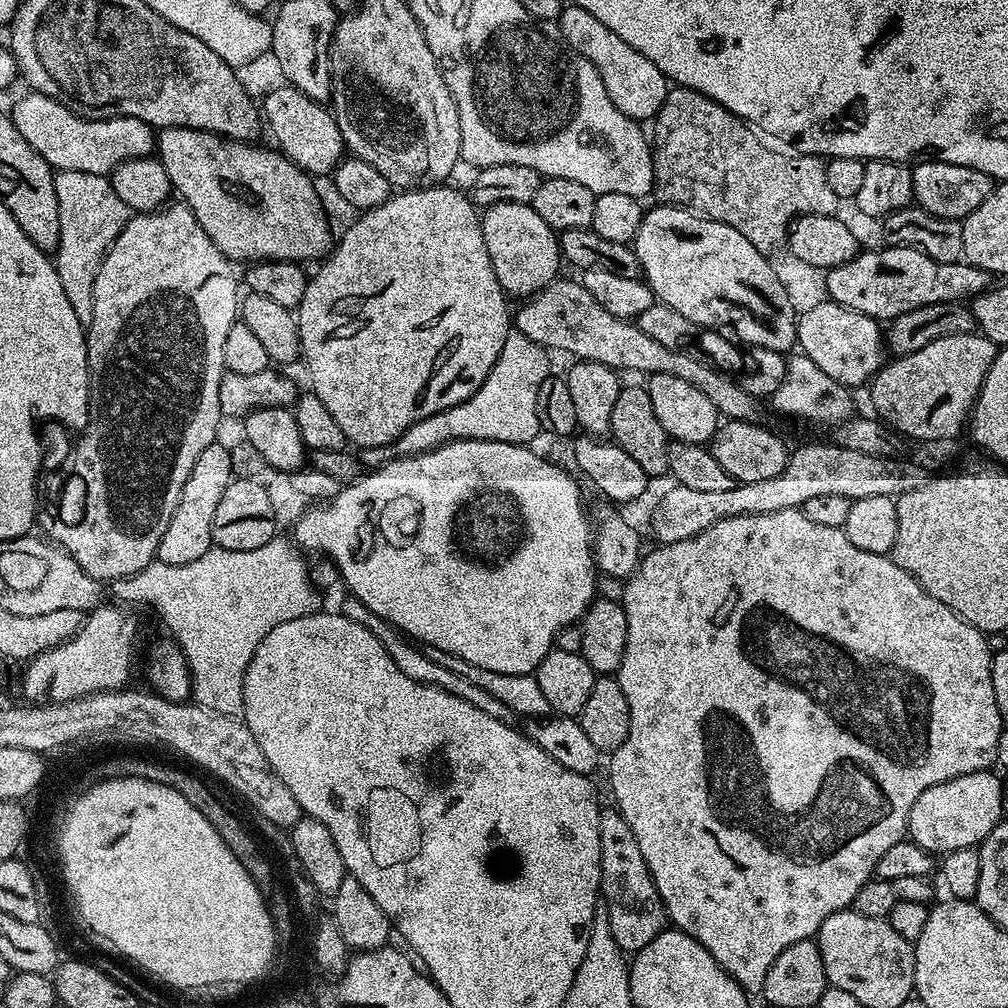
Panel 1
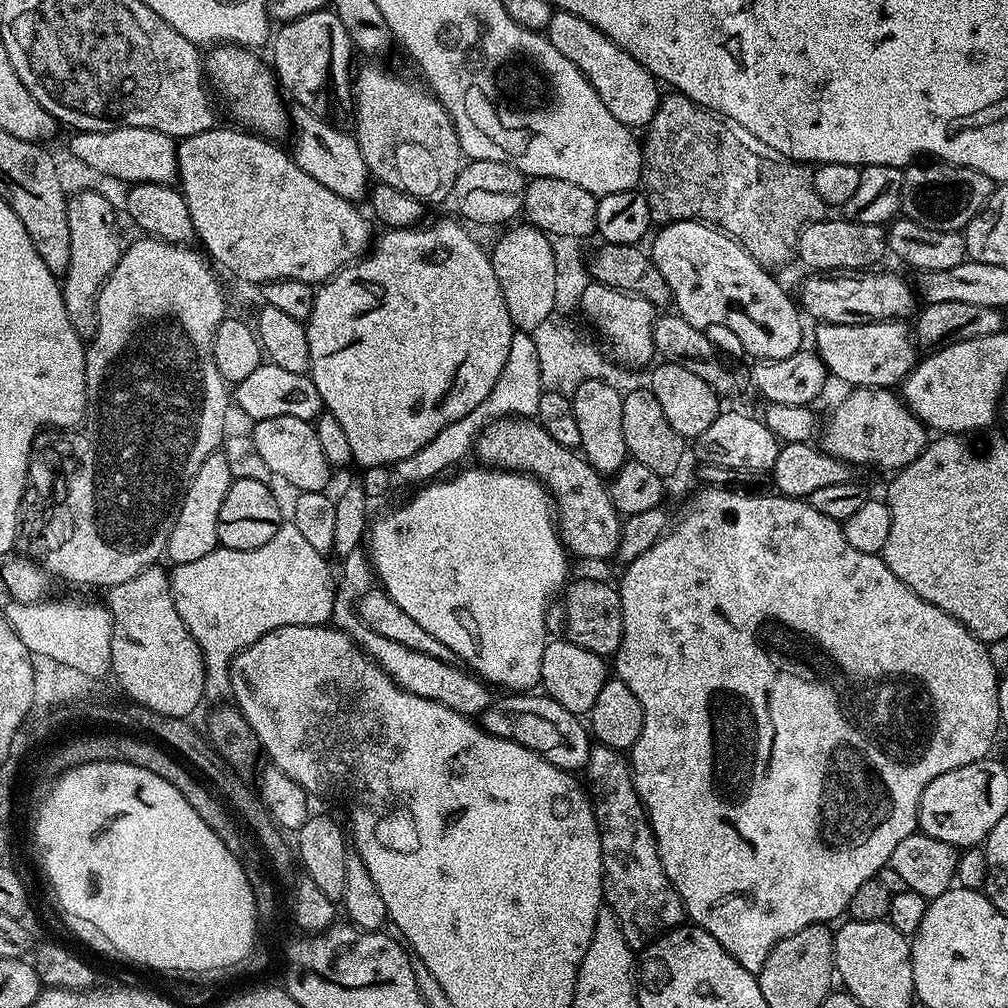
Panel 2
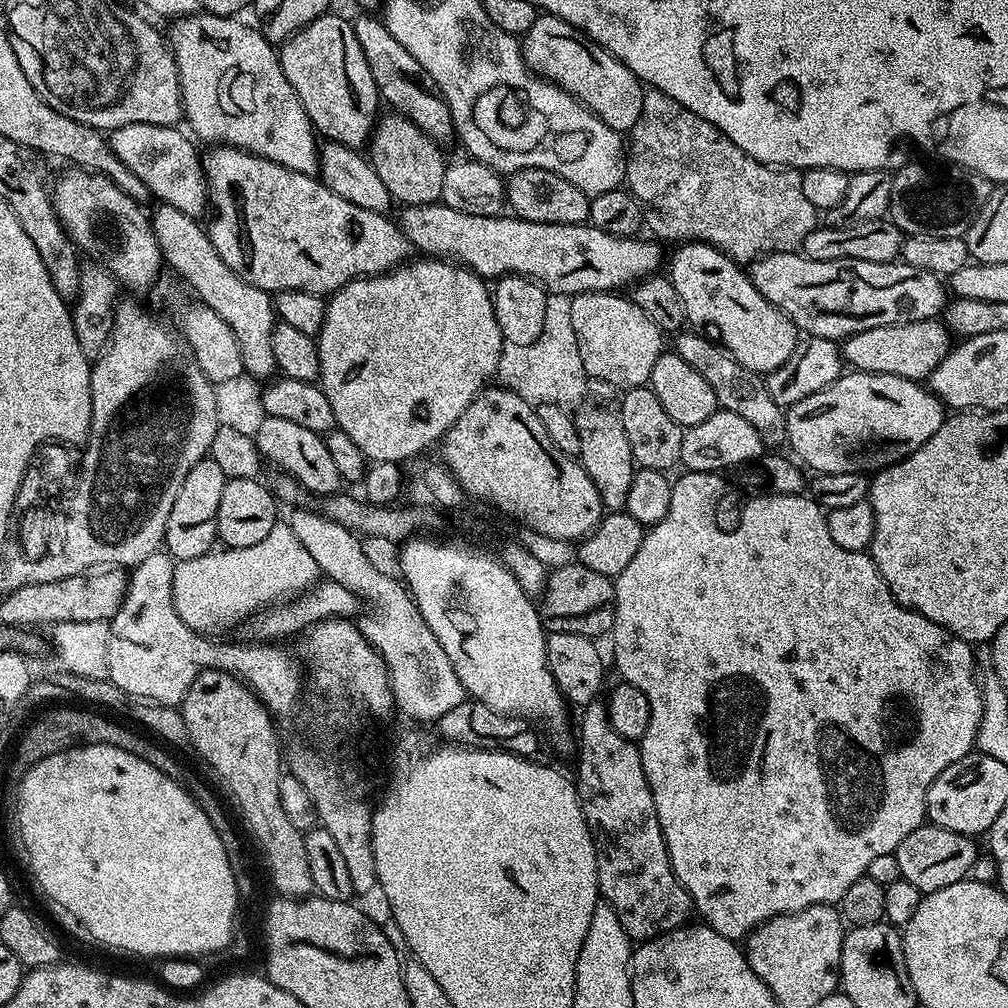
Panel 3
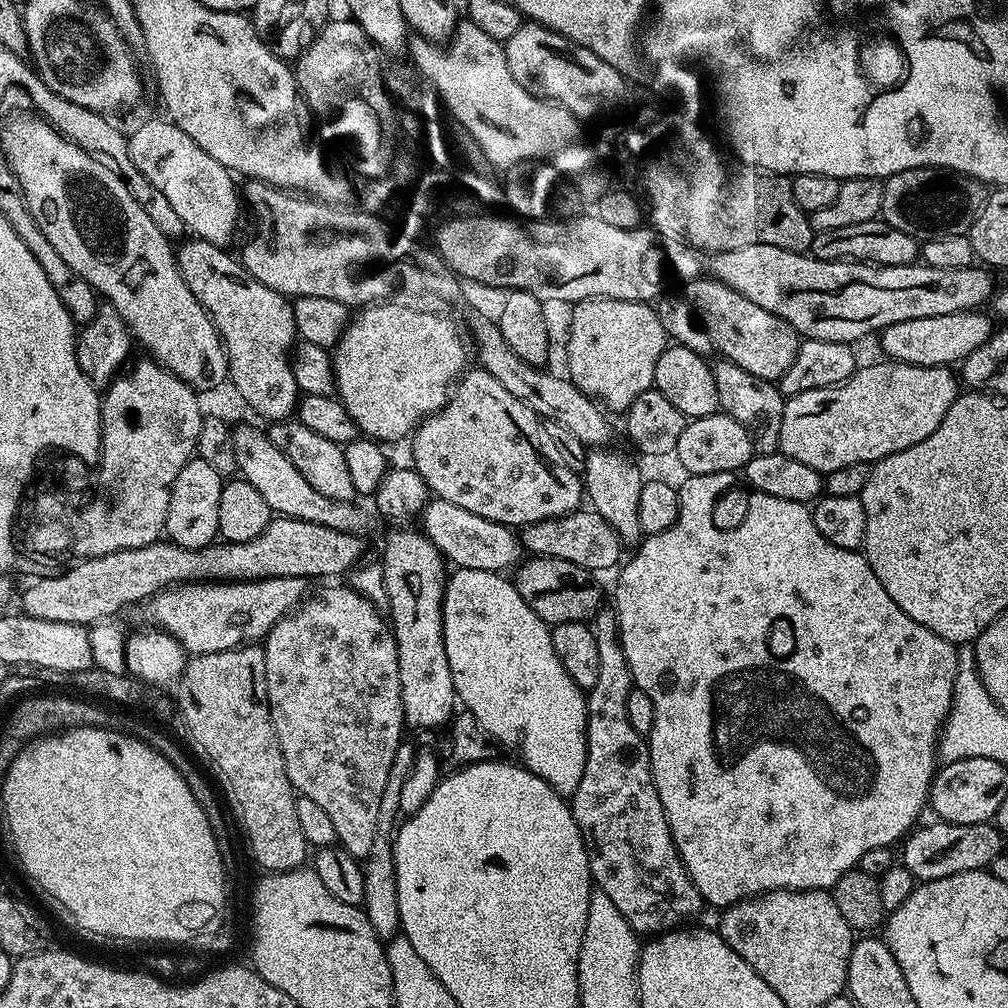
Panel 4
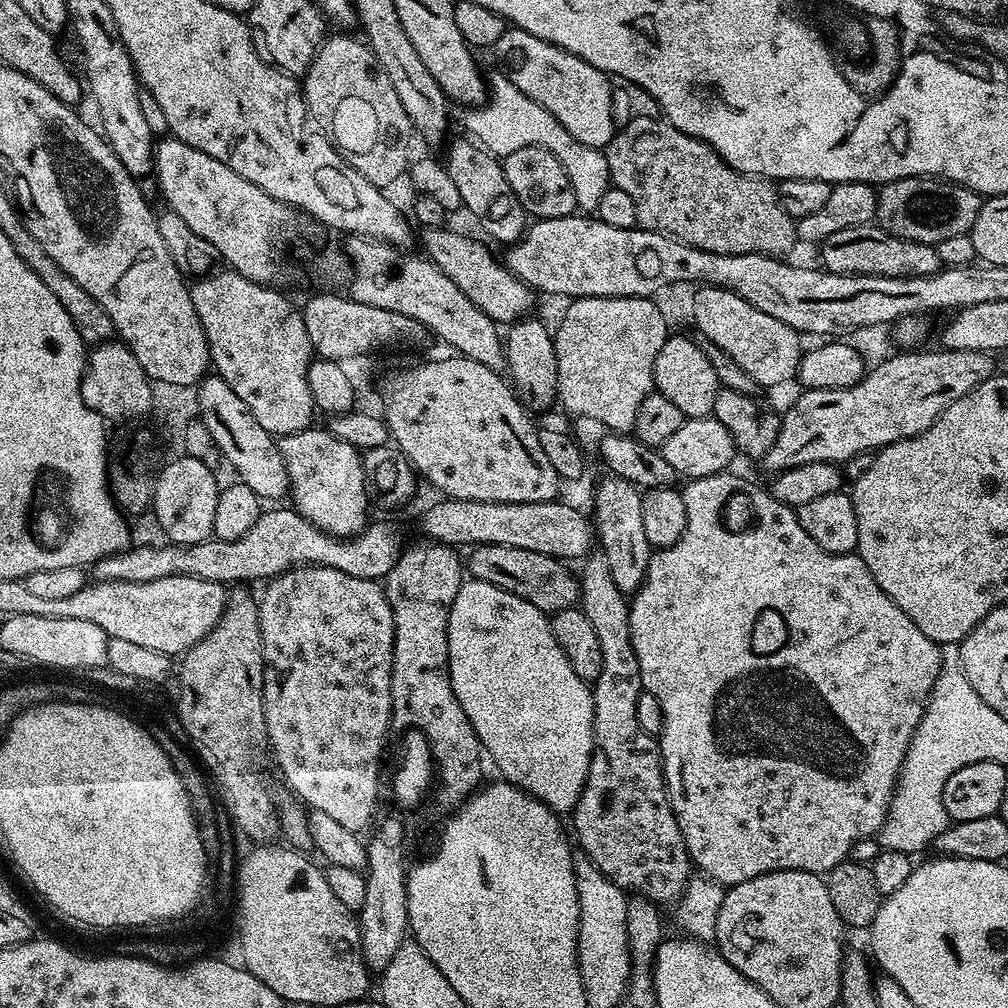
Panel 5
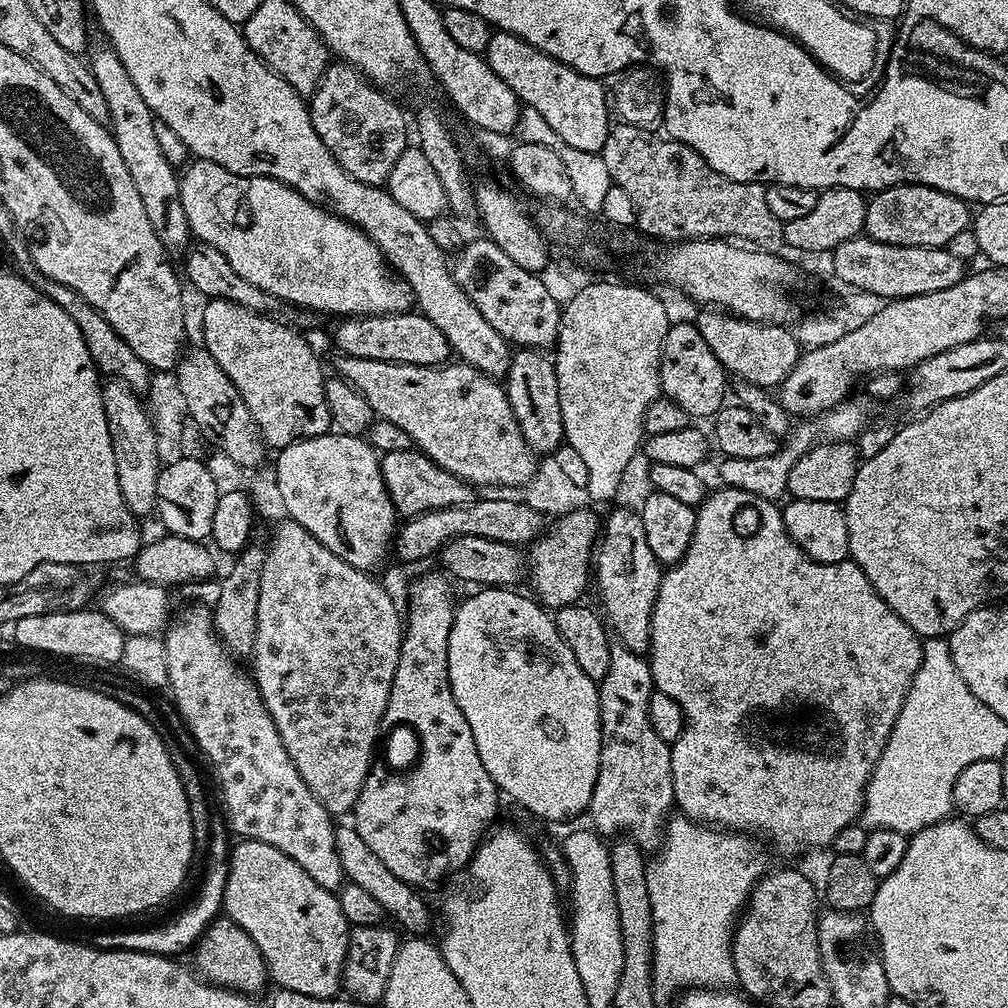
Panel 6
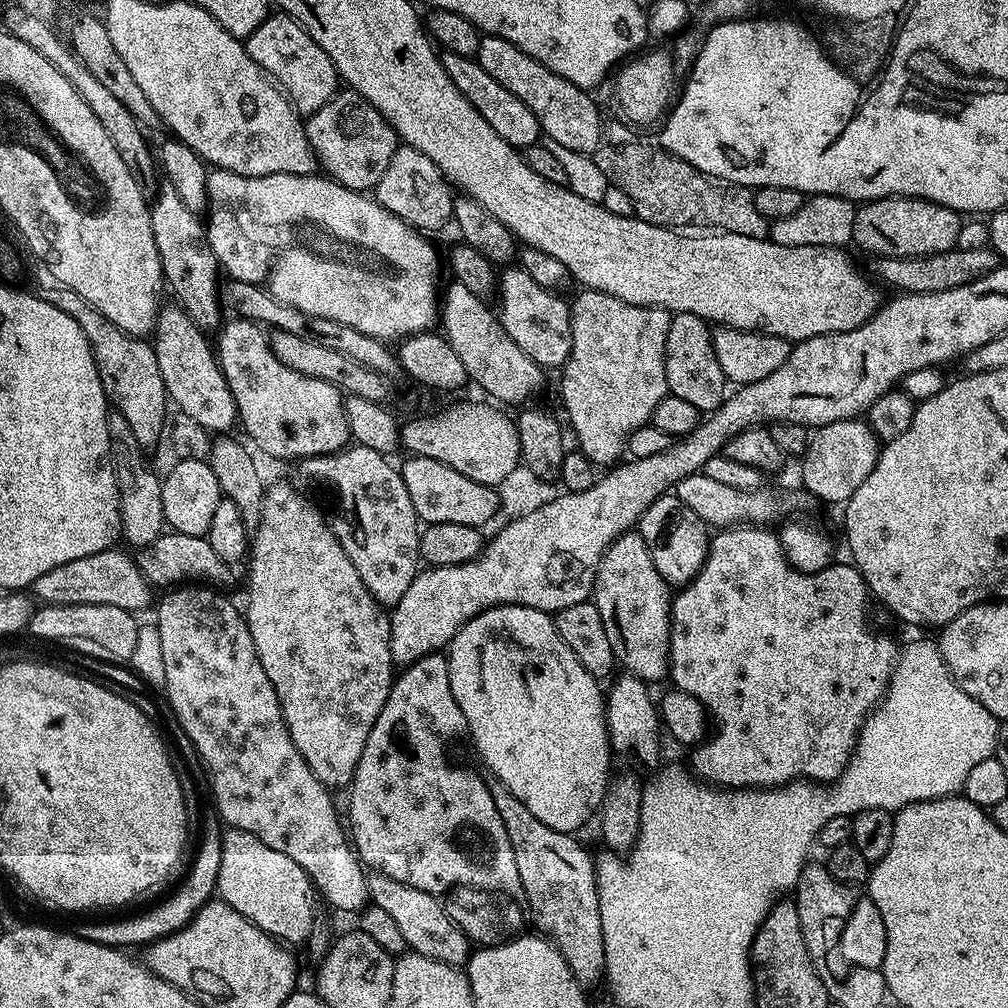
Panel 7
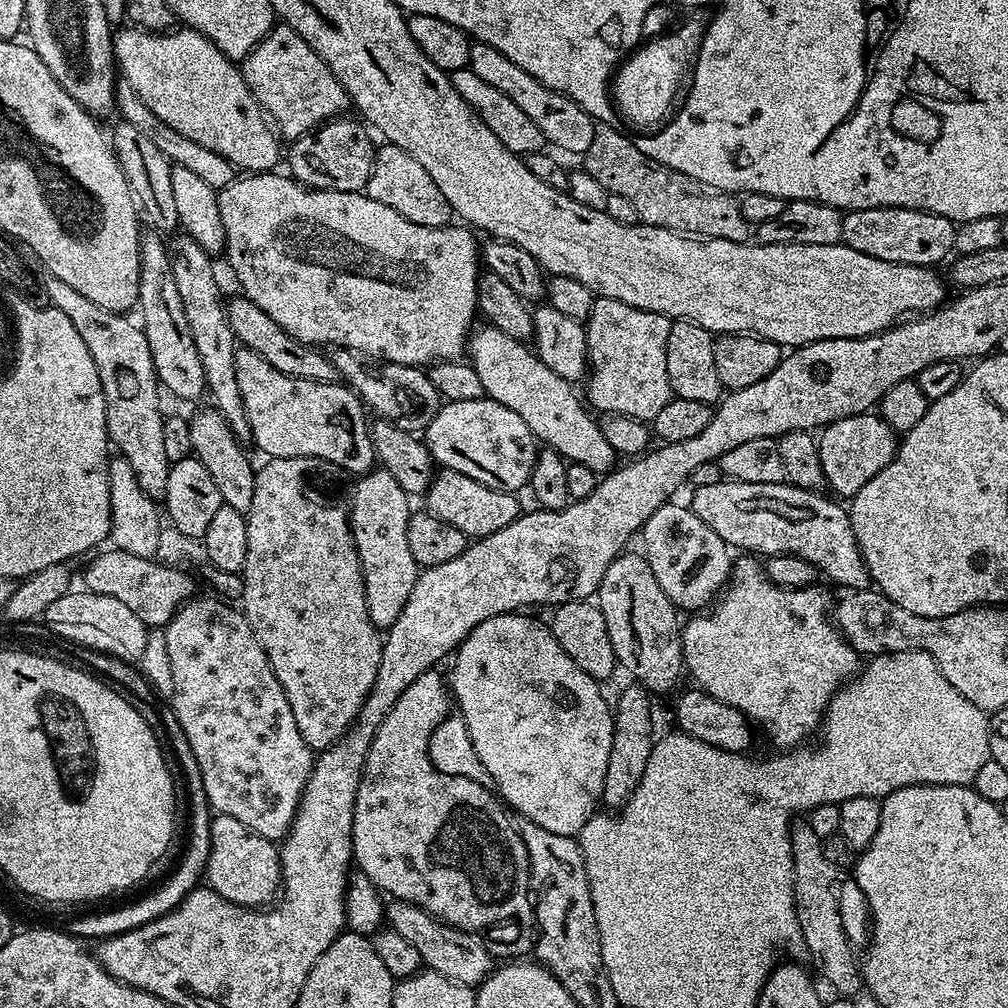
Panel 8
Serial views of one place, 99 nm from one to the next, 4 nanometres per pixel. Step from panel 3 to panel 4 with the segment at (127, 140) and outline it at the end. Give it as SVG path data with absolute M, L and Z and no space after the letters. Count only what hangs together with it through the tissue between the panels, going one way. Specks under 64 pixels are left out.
M164 118L138 125L128 136L128 149L134 166L162 190L162 195L170 201L170 206L174 206L185 229L195 239L221 246L231 245L232 235L236 232L236 211L242 208L242 196L229 169L214 162L190 134Z

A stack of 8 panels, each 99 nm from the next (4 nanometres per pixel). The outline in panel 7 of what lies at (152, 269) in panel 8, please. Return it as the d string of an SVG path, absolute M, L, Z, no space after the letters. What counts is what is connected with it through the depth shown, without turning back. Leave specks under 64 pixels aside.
M168 306L161 307L157 318L156 318L156 326L154 329L154 337L156 336L156 340L154 339L154 347L156 349L156 357L158 358L158 370L162 374L162 382L164 383L165 390L168 391L169 401L173 405L177 404L179 411L183 413L183 415L189 416L190 418L194 418L194 422L198 422L198 426L202 426L205 430L210 434L228 434L233 430L232 427L237 427L238 417L236 415L236 403L234 402L234 394L230 394L230 386L226 382L226 378L222 374L222 370L220 369L220 362L216 359L216 353L214 351L213 345L210 343L209 337L205 335L205 333L198 327L197 324L193 322L188 316L188 313L184 311L183 308L179 306L171 306L172 308L168 308Z

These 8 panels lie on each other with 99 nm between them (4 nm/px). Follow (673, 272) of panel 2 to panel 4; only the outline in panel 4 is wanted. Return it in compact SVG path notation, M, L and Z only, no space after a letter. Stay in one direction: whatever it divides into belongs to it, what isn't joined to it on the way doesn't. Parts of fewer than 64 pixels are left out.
M711 278L689 280L686 288L686 299L696 319L723 359L732 360L742 366L742 370L773 382L790 370L790 362L794 362L794 354L798 354L802 337L782 318L770 314L770 310L762 310L762 306L754 306L754 302L742 298L738 290L730 290L730 286Z

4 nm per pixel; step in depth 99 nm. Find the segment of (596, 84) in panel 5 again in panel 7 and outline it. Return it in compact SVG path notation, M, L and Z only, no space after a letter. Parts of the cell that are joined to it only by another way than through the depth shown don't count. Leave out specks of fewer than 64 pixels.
M481 35L474 58L482 70L494 78L494 82L506 86L514 98L522 98L522 102L530 106L534 118L538 118L541 133L548 140L575 152L594 154L598 151L602 135L602 108L597 101L597 105L592 101L593 93L589 89L574 86L574 82L566 82L566 78L554 74L554 70L530 58L530 54L518 50L518 46L514 46L514 42L506 42L506 38Z

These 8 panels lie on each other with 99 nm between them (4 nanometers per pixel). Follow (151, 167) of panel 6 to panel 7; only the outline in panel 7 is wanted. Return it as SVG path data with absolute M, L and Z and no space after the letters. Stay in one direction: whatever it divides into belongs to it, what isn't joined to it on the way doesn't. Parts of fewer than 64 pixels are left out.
M161 183L156 194L156 201L153 199L150 204L150 226L154 230L154 246L158 246L167 287L172 287L175 303L201 330L215 333L222 323L221 285L218 280L216 284L218 261L208 241L205 221L178 198L178 190L174 190L172 184Z

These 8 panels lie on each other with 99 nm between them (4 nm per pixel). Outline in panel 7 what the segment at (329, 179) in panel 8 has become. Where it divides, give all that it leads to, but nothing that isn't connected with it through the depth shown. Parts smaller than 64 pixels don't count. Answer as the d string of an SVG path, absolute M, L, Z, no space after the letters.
M351 90L337 91L332 96L326 106L322 106L316 112L307 117L304 133L308 139L308 144L312 148L312 153L316 156L316 163L331 179L337 184L346 186L355 192L367 193L375 189L377 182L386 174L386 166L390 166L390 158L398 147L398 137L396 132L382 118L382 114L366 98L362 98L358 93Z

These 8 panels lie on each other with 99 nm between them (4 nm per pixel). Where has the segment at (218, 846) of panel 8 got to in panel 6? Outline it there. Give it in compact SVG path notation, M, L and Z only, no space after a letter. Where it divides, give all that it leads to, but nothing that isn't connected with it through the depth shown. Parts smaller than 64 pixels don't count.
M241 839L240 845L231 849L229 878L225 886L223 911L227 919L235 922L258 946L264 964L268 968L271 983L277 989L294 990L310 998L333 999L341 991L344 975L344 959L348 949L350 925L346 914L342 914L336 892L327 892L294 858L286 858L282 850L266 846L261 840Z

